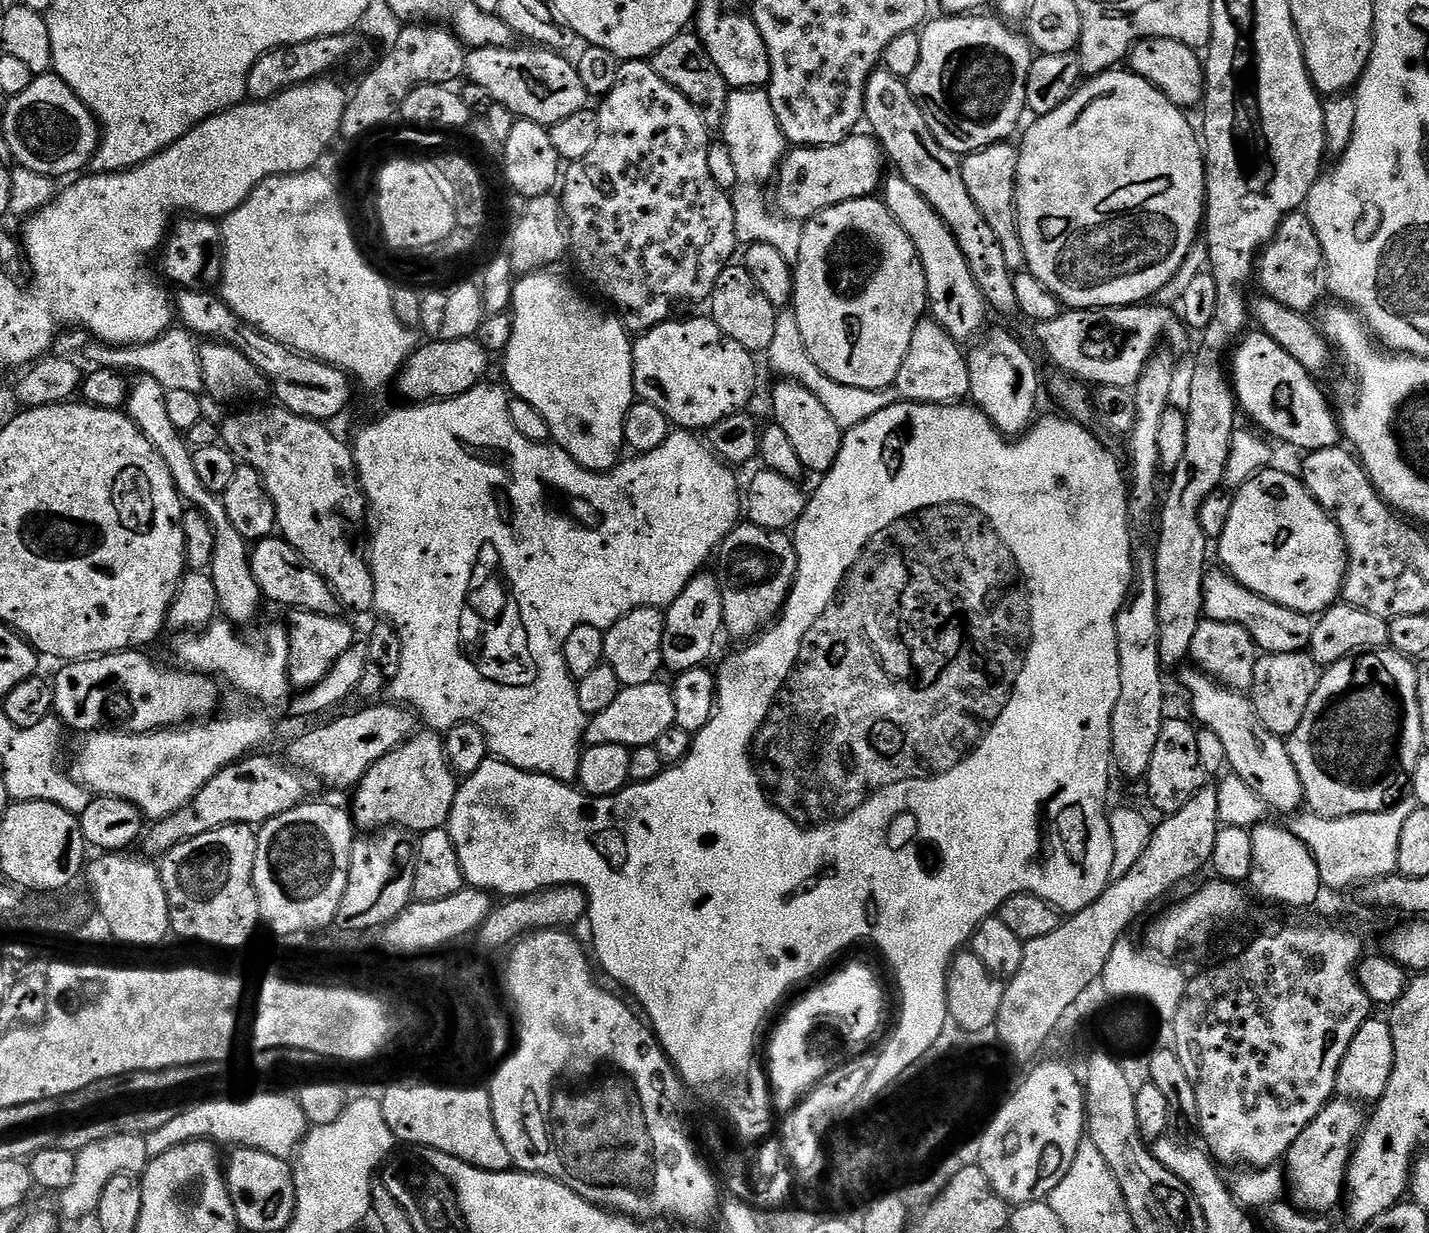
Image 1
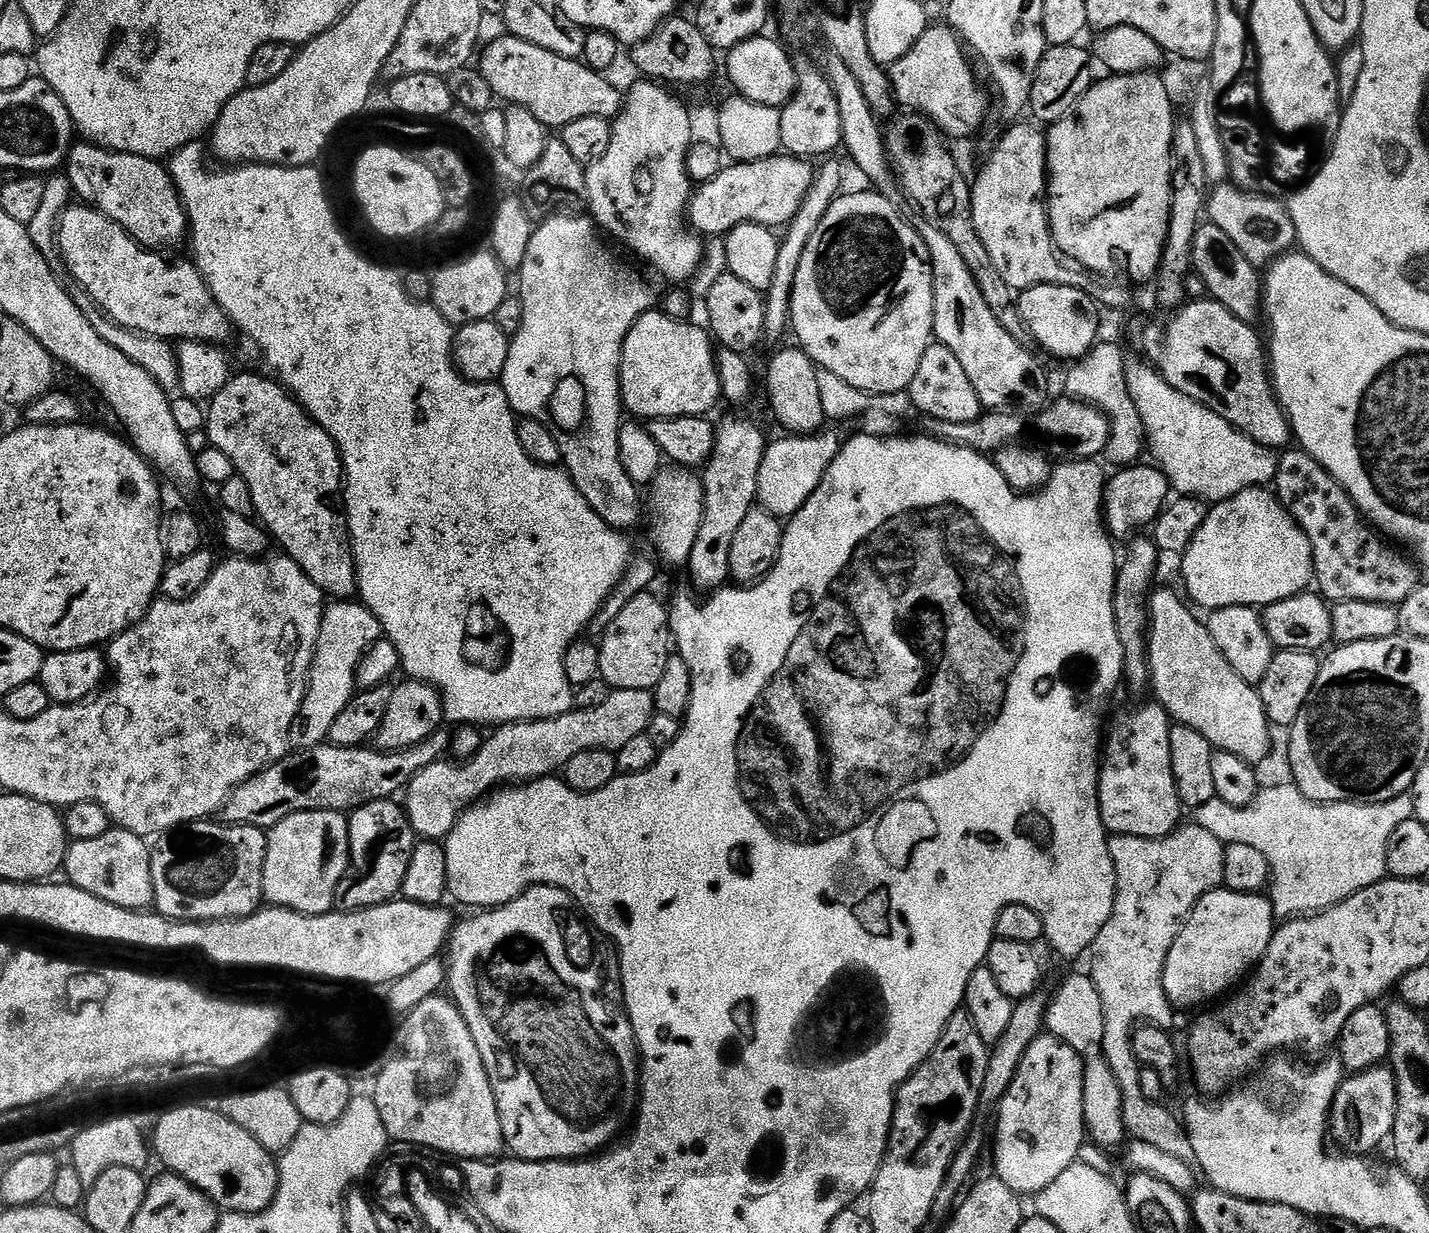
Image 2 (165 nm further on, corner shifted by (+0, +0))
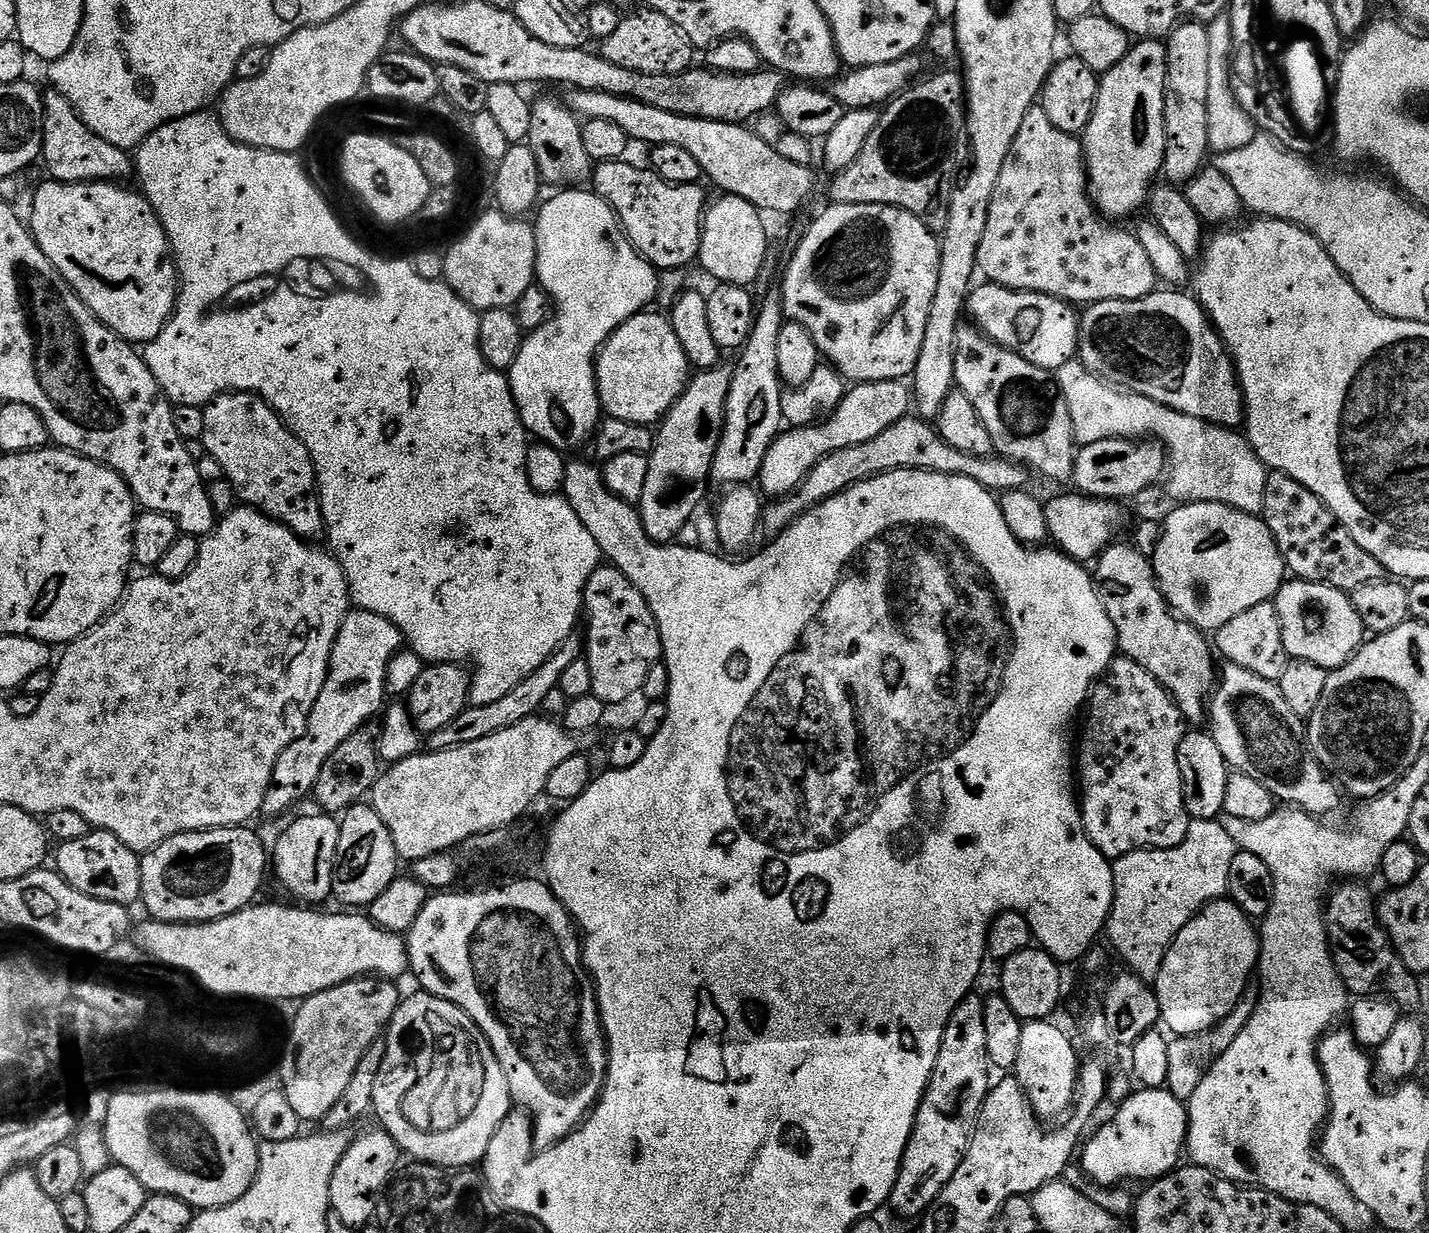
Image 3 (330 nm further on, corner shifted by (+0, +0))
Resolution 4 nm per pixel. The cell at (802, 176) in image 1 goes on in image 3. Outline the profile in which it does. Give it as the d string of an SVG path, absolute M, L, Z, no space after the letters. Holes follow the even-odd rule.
M606 160L595 165L590 181L597 196L603 198L620 217L620 227L628 236L638 254L657 270L684 270L700 254L700 234L704 223L706 199L700 184L667 184L647 167L635 168L624 160Z

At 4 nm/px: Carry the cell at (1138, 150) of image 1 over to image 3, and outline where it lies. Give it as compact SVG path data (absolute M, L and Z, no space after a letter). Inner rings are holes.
M1140 40L1133 43L1128 49L1126 58L1118 62L1109 72L1103 73L1099 77L1100 93L1096 95L1096 105L1092 111L1090 122L1085 126L1082 133L1082 143L1086 153L1086 171L1088 174L1088 183L1090 185L1090 195L1093 204L1096 205L1101 216L1105 218L1120 218L1116 216L1132 216L1139 208L1145 207L1146 201L1150 195L1150 189L1153 187L1152 179L1161 175L1164 166L1164 151L1166 150L1166 126L1164 125L1164 95L1166 94L1166 76L1167 76L1167 50L1160 40Z

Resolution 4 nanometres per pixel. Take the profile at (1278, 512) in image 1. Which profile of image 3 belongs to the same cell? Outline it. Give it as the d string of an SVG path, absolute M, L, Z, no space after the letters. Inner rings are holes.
M1214 502L1173 507L1163 520L1156 554L1151 557L1151 562L1156 583L1171 611L1201 630L1221 628L1230 622L1230 618L1238 618L1238 614L1246 614L1246 610L1254 606L1269 603L1286 583L1284 559L1274 534L1270 534L1263 519L1251 512L1239 512L1236 508Z

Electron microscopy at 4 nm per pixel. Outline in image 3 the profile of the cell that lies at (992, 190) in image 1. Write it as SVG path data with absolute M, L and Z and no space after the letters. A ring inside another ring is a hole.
M1033 106L1026 114L1026 118L1022 118L1022 126L1006 154L1006 162L1002 162L1002 174L998 174L998 186L994 186L994 198L990 202L990 214L986 218L986 234L982 234L982 246L978 246L976 266L979 275L984 276L985 281L1003 288L1009 288L1015 292L1037 292L1071 302L1076 306L1087 306L1098 302L1110 302L1111 300L1146 298L1158 288L1158 277L1154 265L1150 263L1150 257L1146 255L1146 250L1142 250L1142 242L1138 242L1135 231L1128 229L1127 232L1126 229L1119 228L1116 224L1119 223L1101 216L1096 205L1092 202L1083 143L1076 136L1058 130L1054 126L1054 122L1050 122L1050 118L1046 118L1046 110Z

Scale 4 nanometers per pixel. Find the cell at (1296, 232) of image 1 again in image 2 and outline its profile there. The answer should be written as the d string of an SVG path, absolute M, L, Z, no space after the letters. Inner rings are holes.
M1231 182L1211 189L1206 200L1206 216L1214 226L1218 226L1230 237L1230 242L1234 242L1242 254L1246 254L1249 262L1257 266L1271 265L1272 261L1285 252L1293 251L1297 243L1294 222L1283 199L1245 192Z

